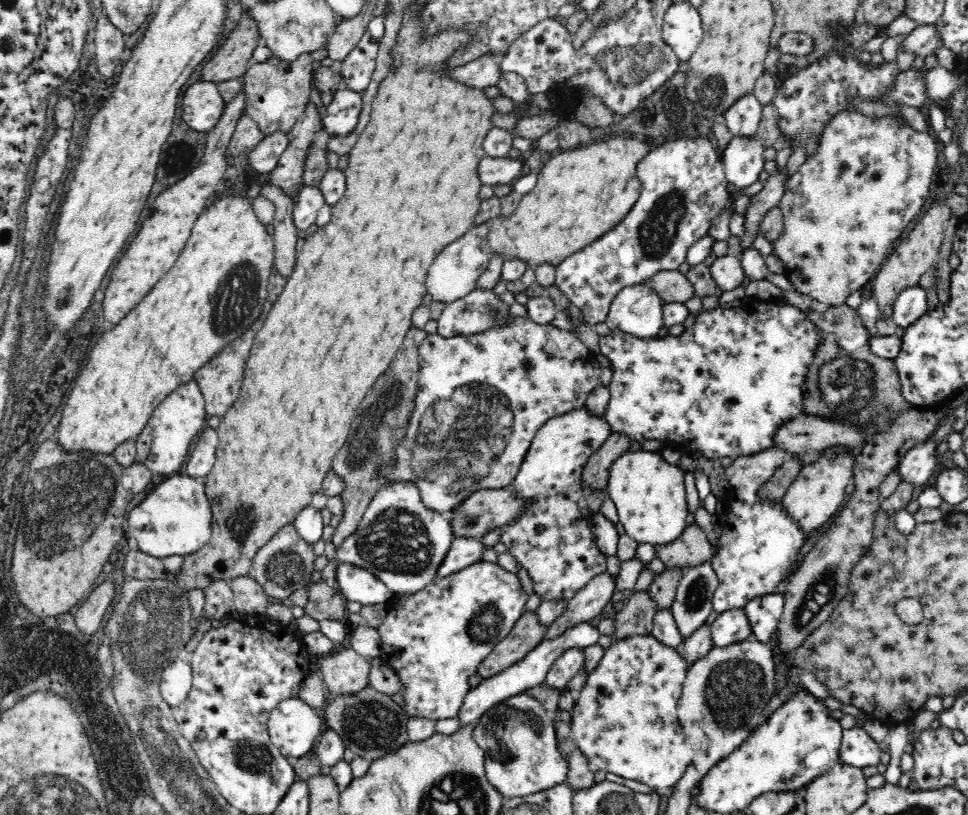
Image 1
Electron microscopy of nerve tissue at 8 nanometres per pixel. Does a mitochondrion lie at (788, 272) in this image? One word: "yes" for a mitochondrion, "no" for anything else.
no

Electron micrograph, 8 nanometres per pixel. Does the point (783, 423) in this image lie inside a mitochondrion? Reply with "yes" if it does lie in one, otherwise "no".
no

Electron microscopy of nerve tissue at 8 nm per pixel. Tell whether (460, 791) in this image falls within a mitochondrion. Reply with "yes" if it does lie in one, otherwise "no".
yes

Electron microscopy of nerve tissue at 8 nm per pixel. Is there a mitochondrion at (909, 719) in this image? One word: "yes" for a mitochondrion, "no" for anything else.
no

